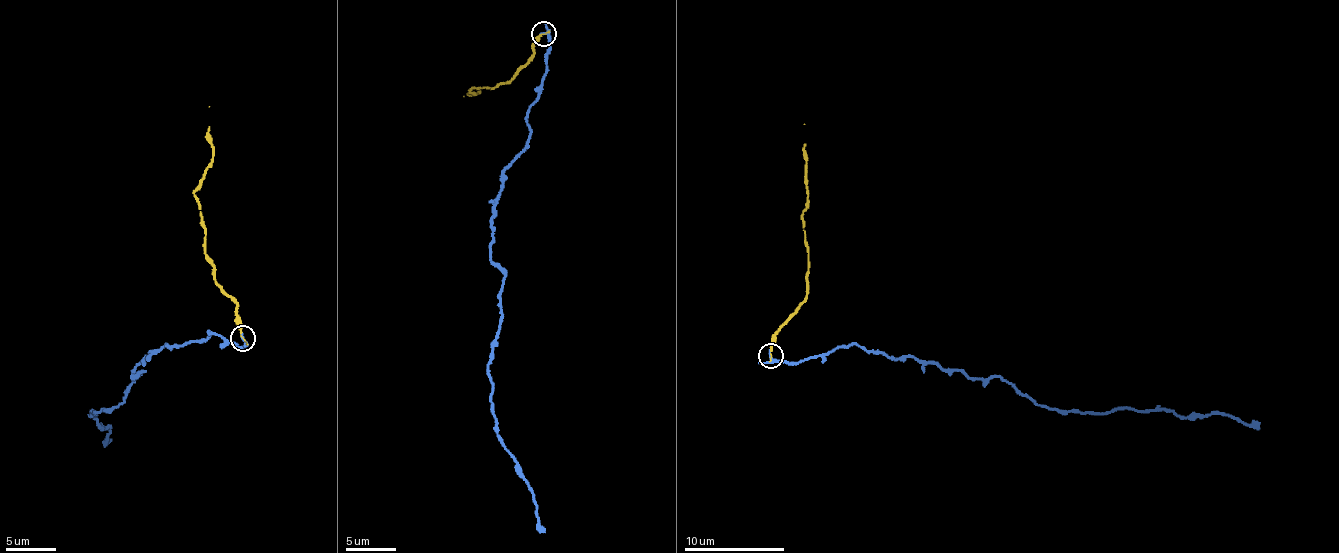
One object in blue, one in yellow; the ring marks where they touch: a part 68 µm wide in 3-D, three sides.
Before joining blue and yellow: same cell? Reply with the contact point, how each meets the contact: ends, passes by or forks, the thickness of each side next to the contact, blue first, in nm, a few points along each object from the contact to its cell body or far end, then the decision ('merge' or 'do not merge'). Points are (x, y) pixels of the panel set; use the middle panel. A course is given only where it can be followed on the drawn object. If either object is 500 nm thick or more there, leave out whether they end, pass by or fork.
(544, 34) | blue passes by | yellow ends | 240/120 nm | blue via (543, 33), (531, 134), (503, 173), (493, 222), (490, 261), (504, 279), (488, 365), (494, 430), (544, 533) | yellow via (543, 33), (536, 37), (531, 60), (508, 81), (470, 92), (480, 93), (463, 95) | do not merge

